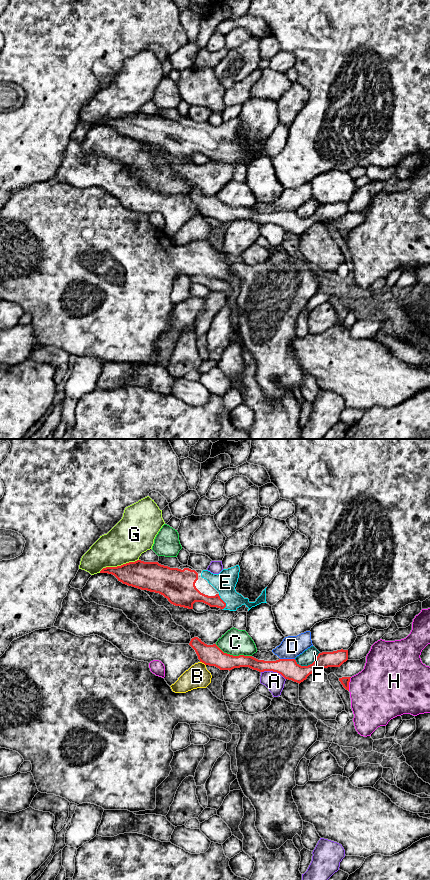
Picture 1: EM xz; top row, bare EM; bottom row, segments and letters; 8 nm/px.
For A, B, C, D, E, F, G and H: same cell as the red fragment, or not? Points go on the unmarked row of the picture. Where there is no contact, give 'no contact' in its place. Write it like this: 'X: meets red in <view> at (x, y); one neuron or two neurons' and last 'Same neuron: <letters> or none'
A: meets red in xz at (273, 223); two neurons
B: meets red in xz at (203, 214); two neurons
C: meets red in xz at (232, 207); two neurons
D: meets red in xz at (287, 211); two neurons
E: meets red in xz at (224, 154); one neuron
F: meets red in xz at (308, 217); two neurons
G: meets red in xz at (118, 118); two neurons
H: meets red in xz at (348, 236); two neurons
Same neuron: E

